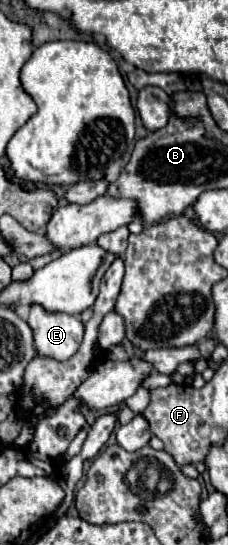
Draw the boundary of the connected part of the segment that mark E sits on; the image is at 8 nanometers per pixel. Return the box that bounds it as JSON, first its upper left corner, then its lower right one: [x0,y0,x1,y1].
[26,304,84,360]

